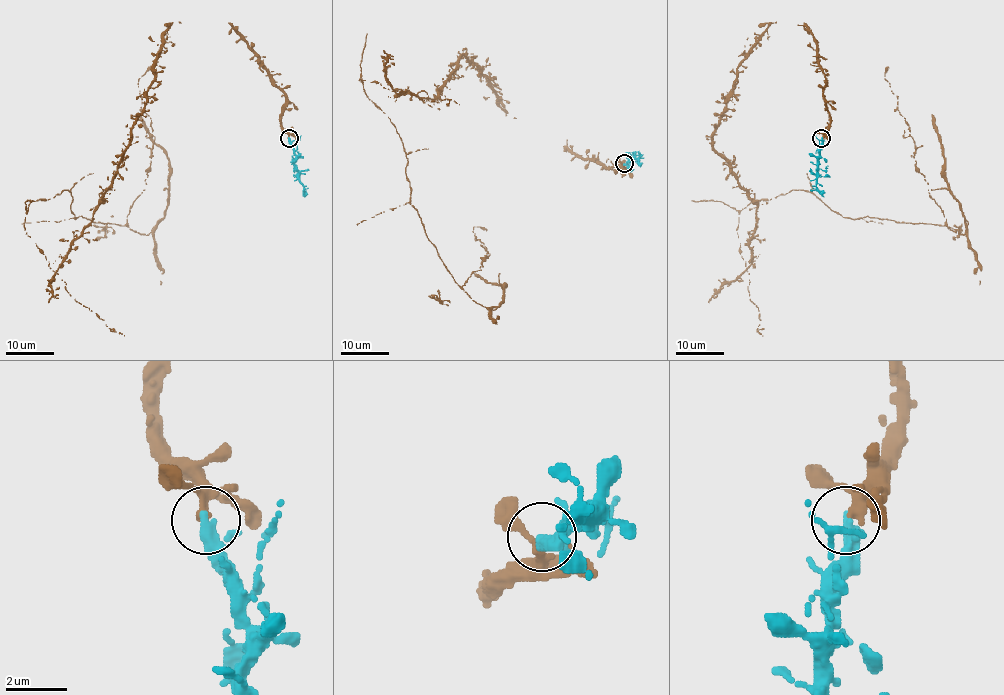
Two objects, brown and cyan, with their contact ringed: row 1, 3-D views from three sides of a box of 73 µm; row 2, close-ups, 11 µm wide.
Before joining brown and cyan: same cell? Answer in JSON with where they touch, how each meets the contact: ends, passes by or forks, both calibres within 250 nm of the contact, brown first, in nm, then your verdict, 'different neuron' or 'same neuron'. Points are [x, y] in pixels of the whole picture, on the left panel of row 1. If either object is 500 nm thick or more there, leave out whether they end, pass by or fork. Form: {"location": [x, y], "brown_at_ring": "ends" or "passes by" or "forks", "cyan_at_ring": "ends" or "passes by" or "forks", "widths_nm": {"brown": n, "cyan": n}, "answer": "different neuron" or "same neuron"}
{"location": [289, 138], "brown_at_ring": "forks", "cyan_at_ring": "passes by", "widths_nm": {"brown": 220, "cyan": 300}, "answer": "same neuron"}

